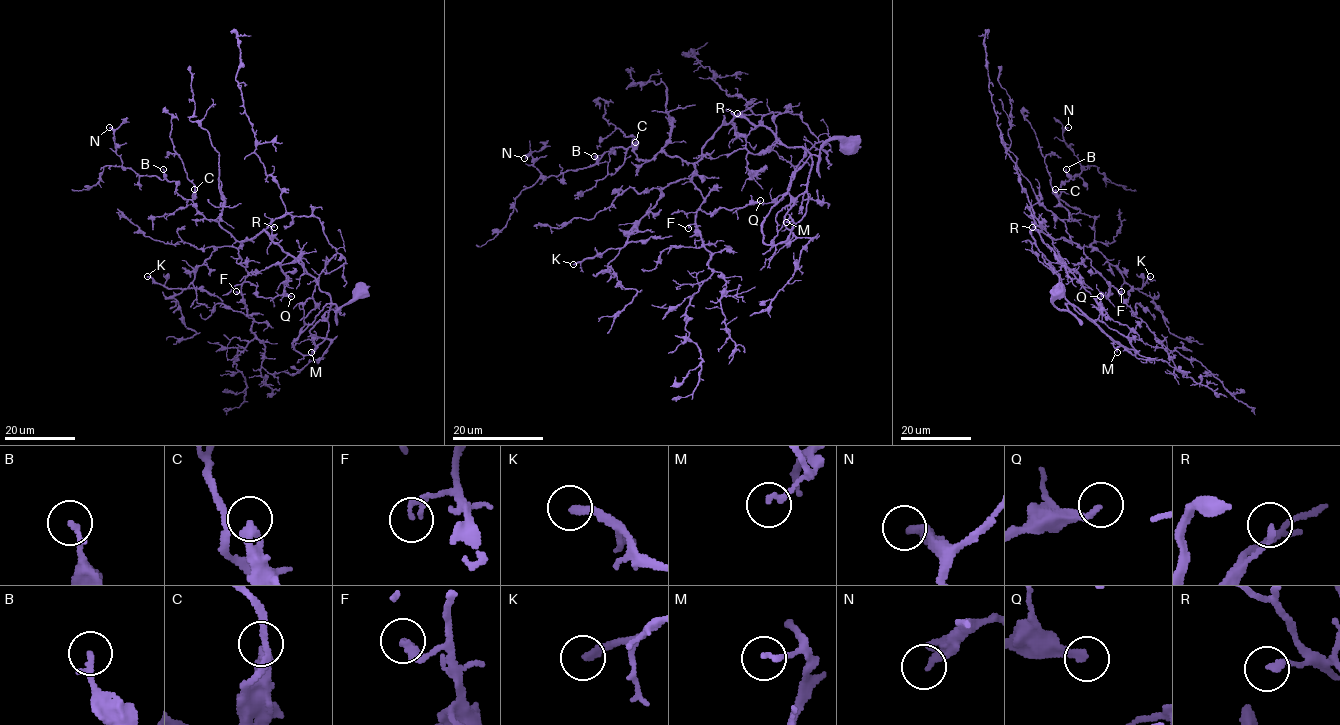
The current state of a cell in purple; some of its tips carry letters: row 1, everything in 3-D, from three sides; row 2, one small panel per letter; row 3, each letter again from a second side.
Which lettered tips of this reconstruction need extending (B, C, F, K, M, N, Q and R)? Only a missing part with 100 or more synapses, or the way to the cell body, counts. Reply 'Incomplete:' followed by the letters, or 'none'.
Incomplete: K

